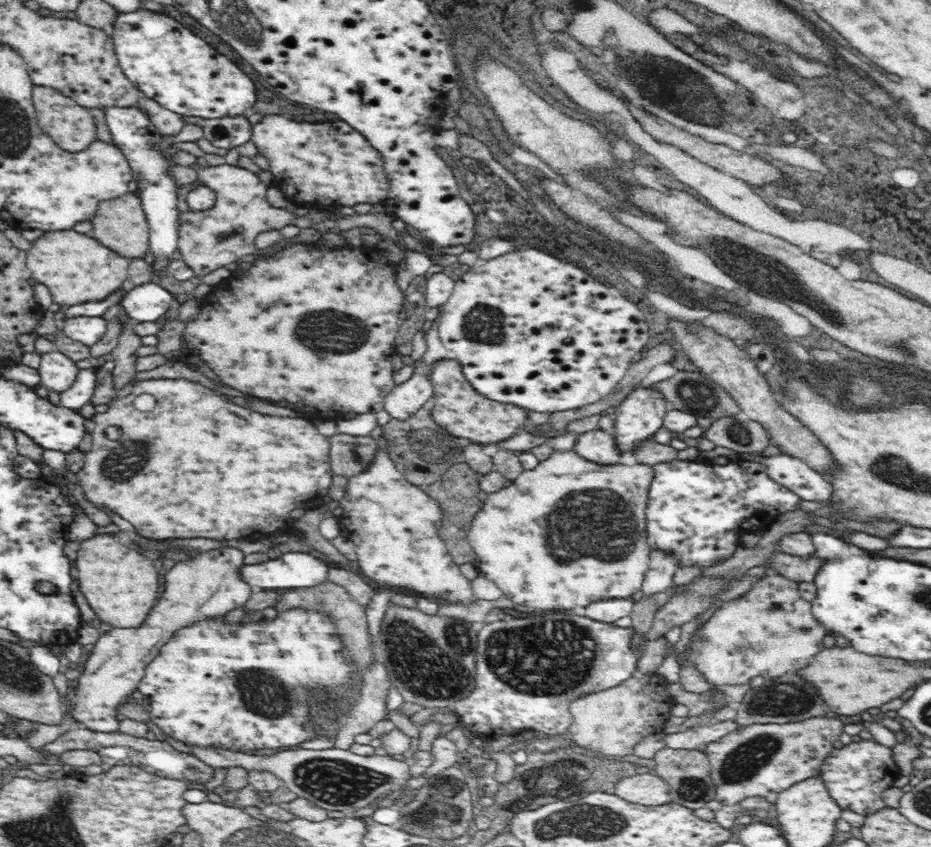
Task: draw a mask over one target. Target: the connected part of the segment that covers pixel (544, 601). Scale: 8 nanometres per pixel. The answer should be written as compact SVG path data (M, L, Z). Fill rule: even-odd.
M575 450L554 451L547 460L540 462L537 468L522 472L508 487L498 492L488 494L482 506L474 515L467 532L467 538L477 558L474 566L478 572L498 585L506 598L514 602L519 609L528 609L534 614L545 612L580 612L580 608L588 607L590 603L597 603L606 599L630 598L641 588L646 571L649 567L650 546L647 544L646 530L646 502L647 489L655 476L649 465L637 462L627 464L621 462L614 465L600 465L582 459Z

